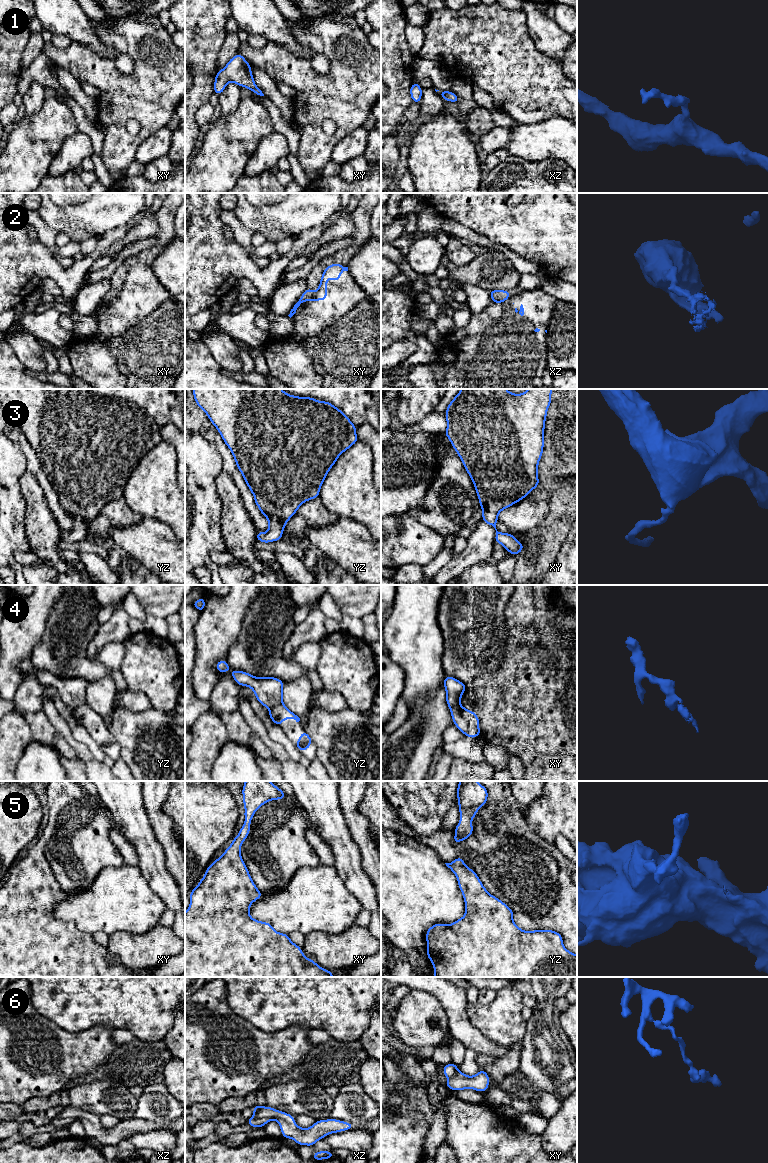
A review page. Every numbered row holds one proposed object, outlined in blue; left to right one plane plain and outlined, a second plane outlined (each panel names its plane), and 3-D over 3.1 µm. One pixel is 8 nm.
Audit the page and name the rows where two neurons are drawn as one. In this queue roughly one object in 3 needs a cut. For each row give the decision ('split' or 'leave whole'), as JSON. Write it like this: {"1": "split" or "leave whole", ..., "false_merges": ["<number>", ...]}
{"1": "leave whole", "2": "split", "3": "leave whole", "4": "split", "5": "leave whole", "6": "split", "false_merges": ["2", "4", "6"]}

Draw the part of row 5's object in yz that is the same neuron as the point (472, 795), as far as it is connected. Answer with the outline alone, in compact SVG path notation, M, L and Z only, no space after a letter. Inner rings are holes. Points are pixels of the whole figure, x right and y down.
M459 781L457 787L460 822L455 827L454 844L472 835L471 821L488 799L488 790L477 781Z

